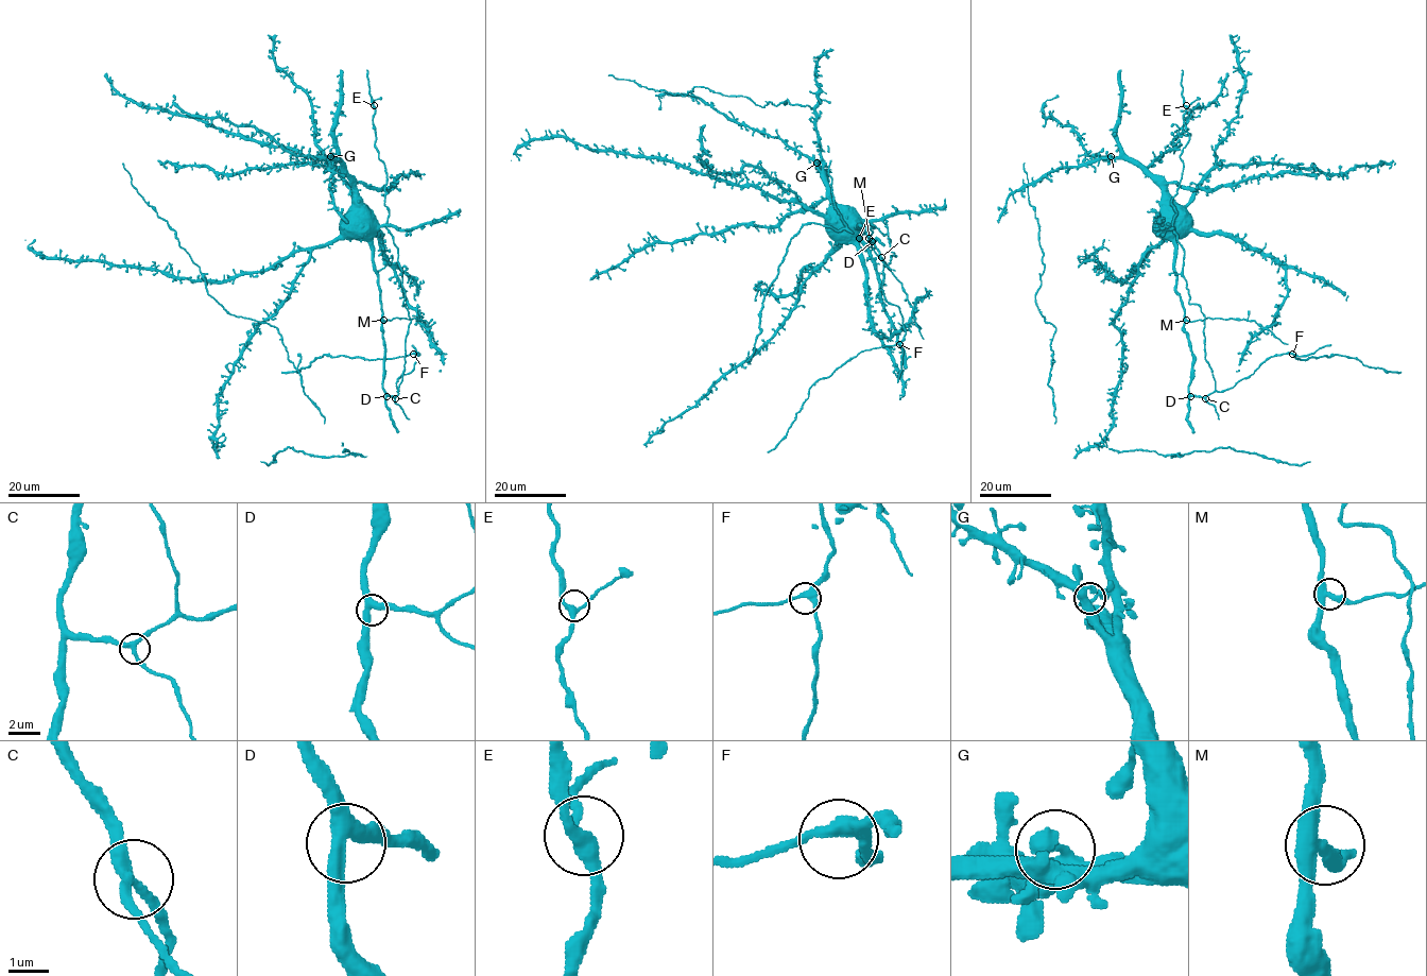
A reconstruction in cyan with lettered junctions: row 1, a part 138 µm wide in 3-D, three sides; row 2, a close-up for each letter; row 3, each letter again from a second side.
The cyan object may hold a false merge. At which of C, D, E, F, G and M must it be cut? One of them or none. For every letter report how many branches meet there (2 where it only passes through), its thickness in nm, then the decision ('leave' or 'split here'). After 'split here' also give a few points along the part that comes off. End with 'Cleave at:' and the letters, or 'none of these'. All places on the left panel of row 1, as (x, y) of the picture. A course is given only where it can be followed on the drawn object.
C: branches 3; calibre 260 nm; leave
D: branches 3; calibre 400 nm; leave
E: branches 3; calibre 300 nm; leave
F: branches 3; calibre 280 nm; leave
G: branches 3; calibre 360 nm; leave
M: branches 3; calibre 360 nm; split here; course (383, 320), (396, 318), (424, 320), (437, 344)
Cleave at: M

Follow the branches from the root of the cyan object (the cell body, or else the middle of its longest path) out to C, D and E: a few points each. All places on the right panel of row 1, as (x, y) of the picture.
C: (1162, 222), (1157, 234), (1174, 244), (1175, 292), (1184, 310), (1184, 331), (1192, 357), (1189, 393), (1205, 398)
D: (1162, 222), (1157, 234), (1174, 244), (1175, 292), (1184, 310), (1184, 331), (1192, 357), (1190, 396)
E: (1162, 222), (1157, 236), (1176, 212), (1171, 200), (1189, 139), (1183, 118), (1186, 105)

